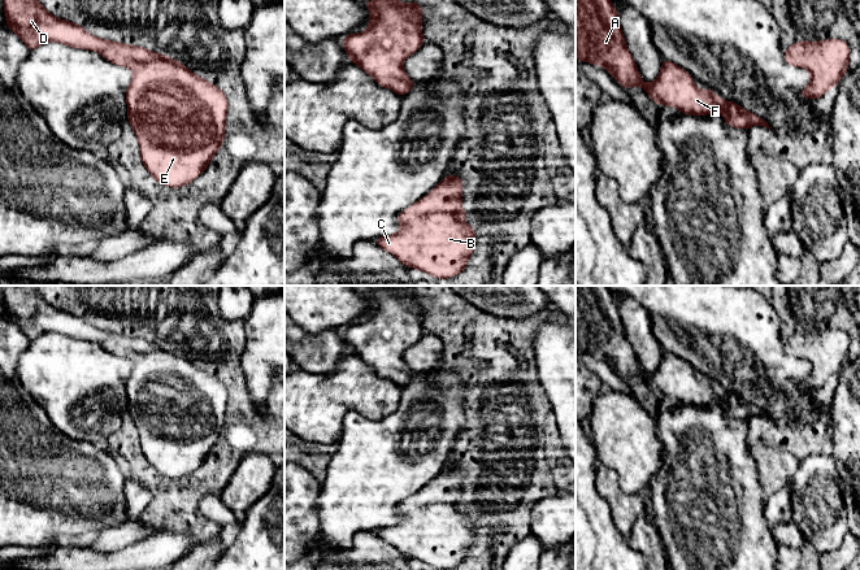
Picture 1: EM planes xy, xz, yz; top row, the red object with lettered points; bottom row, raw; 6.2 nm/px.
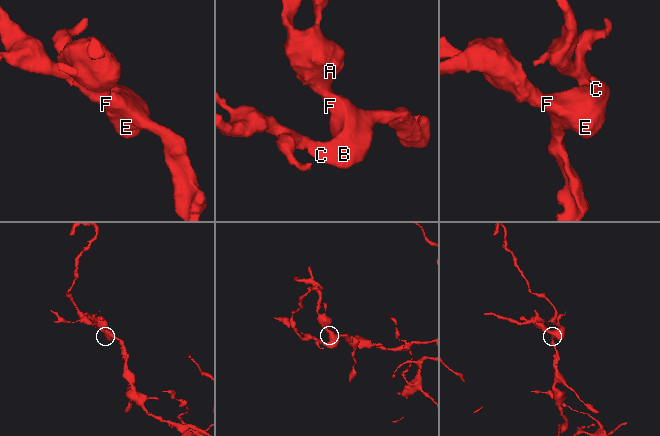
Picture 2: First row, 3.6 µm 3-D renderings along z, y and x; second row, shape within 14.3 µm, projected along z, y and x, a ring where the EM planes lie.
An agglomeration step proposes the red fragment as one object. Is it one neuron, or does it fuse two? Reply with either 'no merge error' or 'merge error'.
no merge error

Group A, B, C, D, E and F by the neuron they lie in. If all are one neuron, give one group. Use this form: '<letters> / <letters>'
A B C D E F

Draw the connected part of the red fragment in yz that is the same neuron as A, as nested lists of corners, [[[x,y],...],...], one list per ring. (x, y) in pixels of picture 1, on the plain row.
[[[575,286],[575,349],[605,358],[625,380],[633,377],[642,378],[656,395],[676,397],[683,405],[707,406],[720,401],[730,418],[748,421],[752,415],[757,415],[770,421],[765,410],[747,403],[740,396],[721,391],[712,380],[698,380],[692,367],[668,351],[663,351],[657,370],[644,374],[626,339],[618,303],[613,299],[608,286]]]

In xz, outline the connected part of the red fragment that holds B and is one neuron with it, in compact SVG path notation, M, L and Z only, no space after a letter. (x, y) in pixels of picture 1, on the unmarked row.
M447 465L427 487L398 505L400 521L374 530L407 558L447 570L460 565L474 541L477 523L462 512L464 473Z

